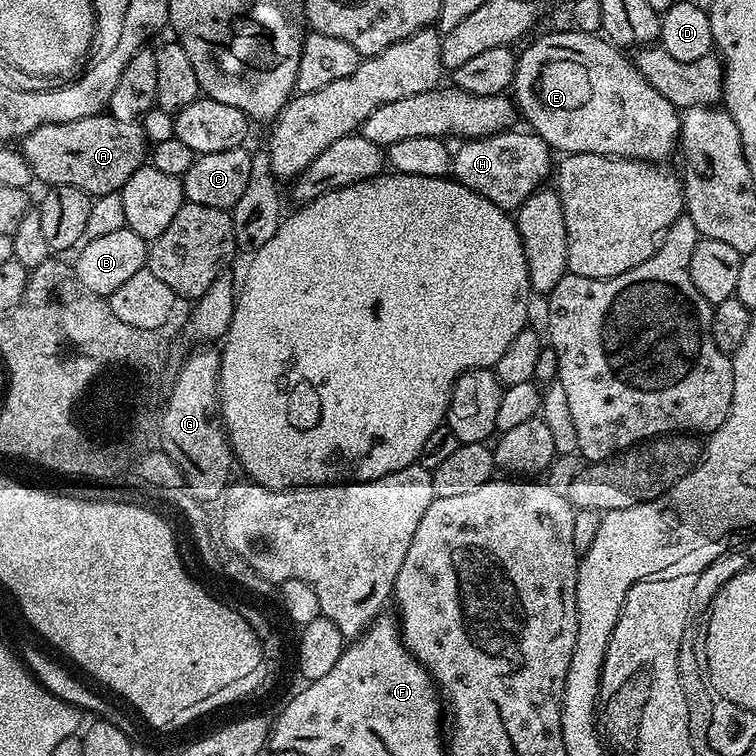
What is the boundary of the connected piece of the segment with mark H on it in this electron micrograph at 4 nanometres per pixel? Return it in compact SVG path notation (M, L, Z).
M505 130L479 140L464 140L461 148L452 152L451 175L456 181L474 190L474 194L482 194L482 198L490 198L494 206L509 214L524 205L530 194L547 181L544 180L547 176L549 179L554 168L553 149L542 137L531 130L516 131Z

